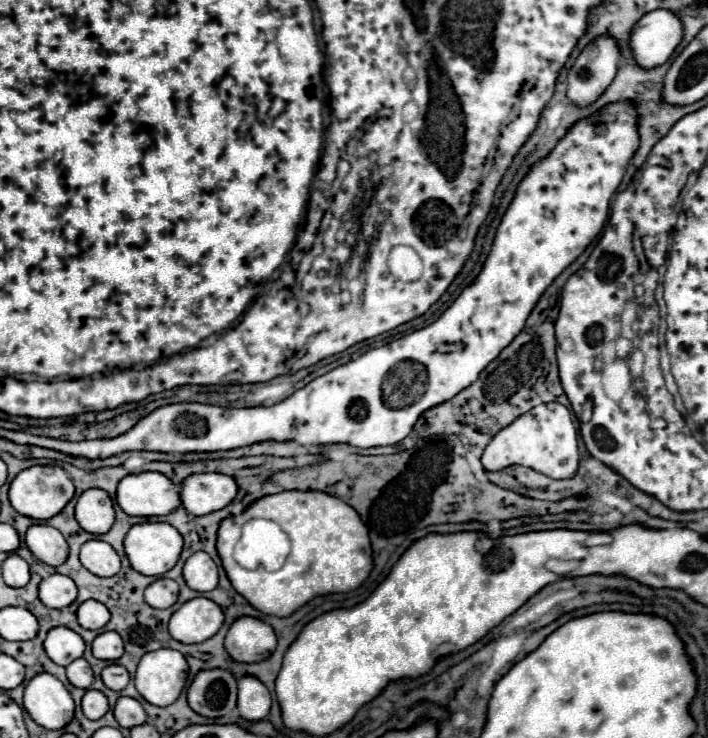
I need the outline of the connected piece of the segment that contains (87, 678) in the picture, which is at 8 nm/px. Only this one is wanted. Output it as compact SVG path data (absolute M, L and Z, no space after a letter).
M77 658L73 660L69 666L67 666L67 680L77 686L77 688L83 688L87 690L93 682L93 670L91 666L87 664L85 658Z

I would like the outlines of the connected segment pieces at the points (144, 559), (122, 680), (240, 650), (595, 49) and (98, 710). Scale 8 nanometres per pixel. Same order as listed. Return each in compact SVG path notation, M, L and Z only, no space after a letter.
M167 522L135 524L125 536L125 554L131 566L147 576L161 576L171 570L181 550L181 534Z
M111 664L103 668L101 678L103 678L103 684L111 690L123 690L129 684L129 672L119 664Z
M251 616L237 618L225 636L225 648L237 662L265 660L271 656L275 646L275 630L267 622Z
M605 34L589 42L569 70L567 98L579 106L597 100L597 96L601 96L601 92L611 84L619 58L619 44L613 36Z
M87 690L83 700L81 700L81 708L83 708L83 714L87 718L97 720L97 718L101 718L109 710L109 704L107 704L107 698L103 696L103 692Z

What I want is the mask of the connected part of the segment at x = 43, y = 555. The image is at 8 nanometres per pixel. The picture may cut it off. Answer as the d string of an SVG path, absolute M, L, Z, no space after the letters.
M33 524L25 534L25 544L33 556L49 566L59 566L67 560L69 548L63 534L47 524Z

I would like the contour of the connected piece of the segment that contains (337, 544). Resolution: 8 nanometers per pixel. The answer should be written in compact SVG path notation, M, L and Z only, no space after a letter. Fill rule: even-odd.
M287 490L263 496L247 506L239 516L221 520L217 530L217 552L233 588L257 610L273 616L289 616L319 594L355 590L371 572L369 534L359 514L341 498L317 490ZM251 518L269 518L277 522L291 538L291 554L277 572L245 570L233 560L233 546L241 536L243 522Z

